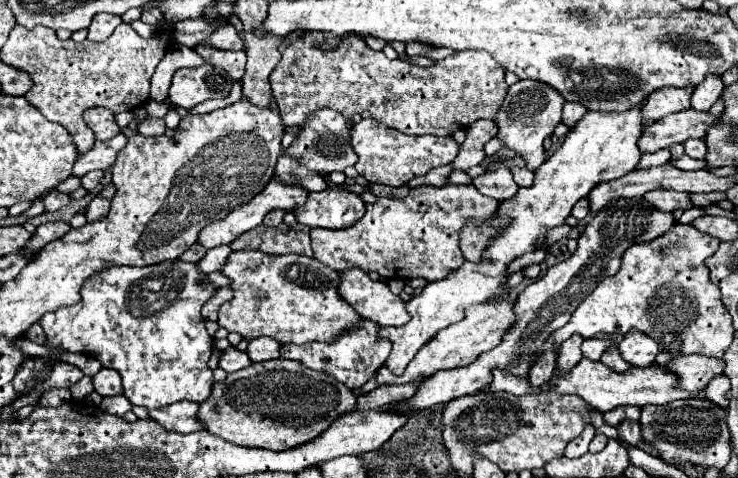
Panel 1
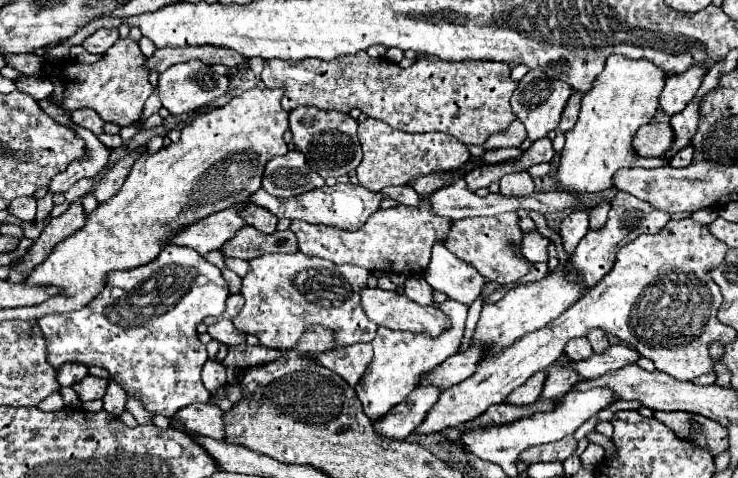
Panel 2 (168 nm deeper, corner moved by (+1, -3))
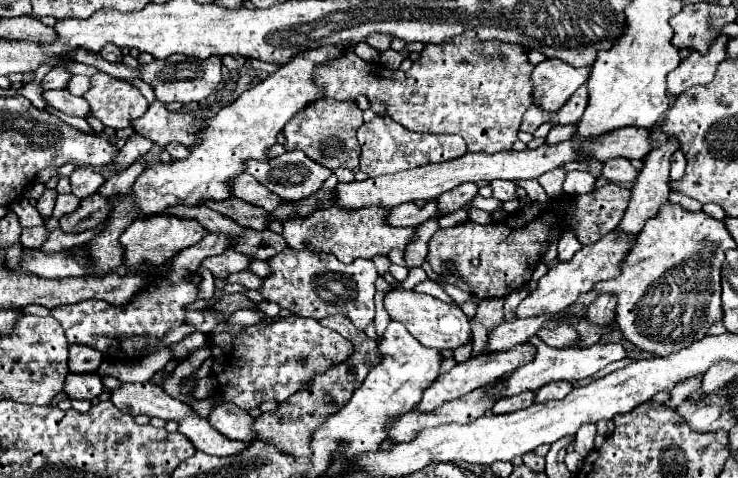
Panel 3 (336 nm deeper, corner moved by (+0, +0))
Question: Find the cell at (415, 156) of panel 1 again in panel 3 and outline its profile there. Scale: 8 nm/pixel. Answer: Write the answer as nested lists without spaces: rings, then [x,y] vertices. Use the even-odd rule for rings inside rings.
[[[375,116],[371,122],[365,122],[357,130],[357,140],[361,144],[361,162],[359,170],[375,178],[381,174],[395,174],[401,170],[411,170],[429,162],[447,162],[467,154],[467,144],[457,134],[421,134],[411,132],[393,118]]]

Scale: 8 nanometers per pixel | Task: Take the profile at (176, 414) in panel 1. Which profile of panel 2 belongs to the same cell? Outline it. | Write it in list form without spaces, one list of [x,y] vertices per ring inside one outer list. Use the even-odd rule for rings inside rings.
[[[194,403],[176,413],[190,431],[212,439],[224,439],[224,411],[210,403]]]

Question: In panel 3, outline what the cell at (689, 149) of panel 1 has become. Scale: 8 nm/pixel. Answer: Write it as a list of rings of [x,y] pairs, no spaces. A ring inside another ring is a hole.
[[[677,150],[673,154],[673,160],[671,160],[671,180],[679,180],[685,172],[685,154],[681,150]]]

